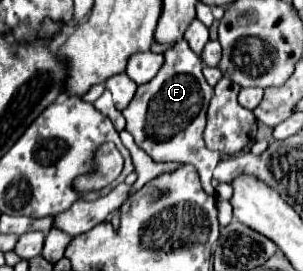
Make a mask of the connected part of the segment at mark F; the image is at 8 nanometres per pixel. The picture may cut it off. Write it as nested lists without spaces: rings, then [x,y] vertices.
[[[178,39],[170,49],[164,51],[164,65],[156,77],[144,85],[138,85],[134,99],[122,111],[126,119],[126,131],[132,133],[136,145],[144,149],[154,161],[180,161],[194,165],[200,173],[202,188],[214,195],[212,171],[220,161],[216,151],[210,151],[202,143],[202,131],[206,125],[206,109],[214,89],[202,75],[202,61],[190,49],[184,39]]]

